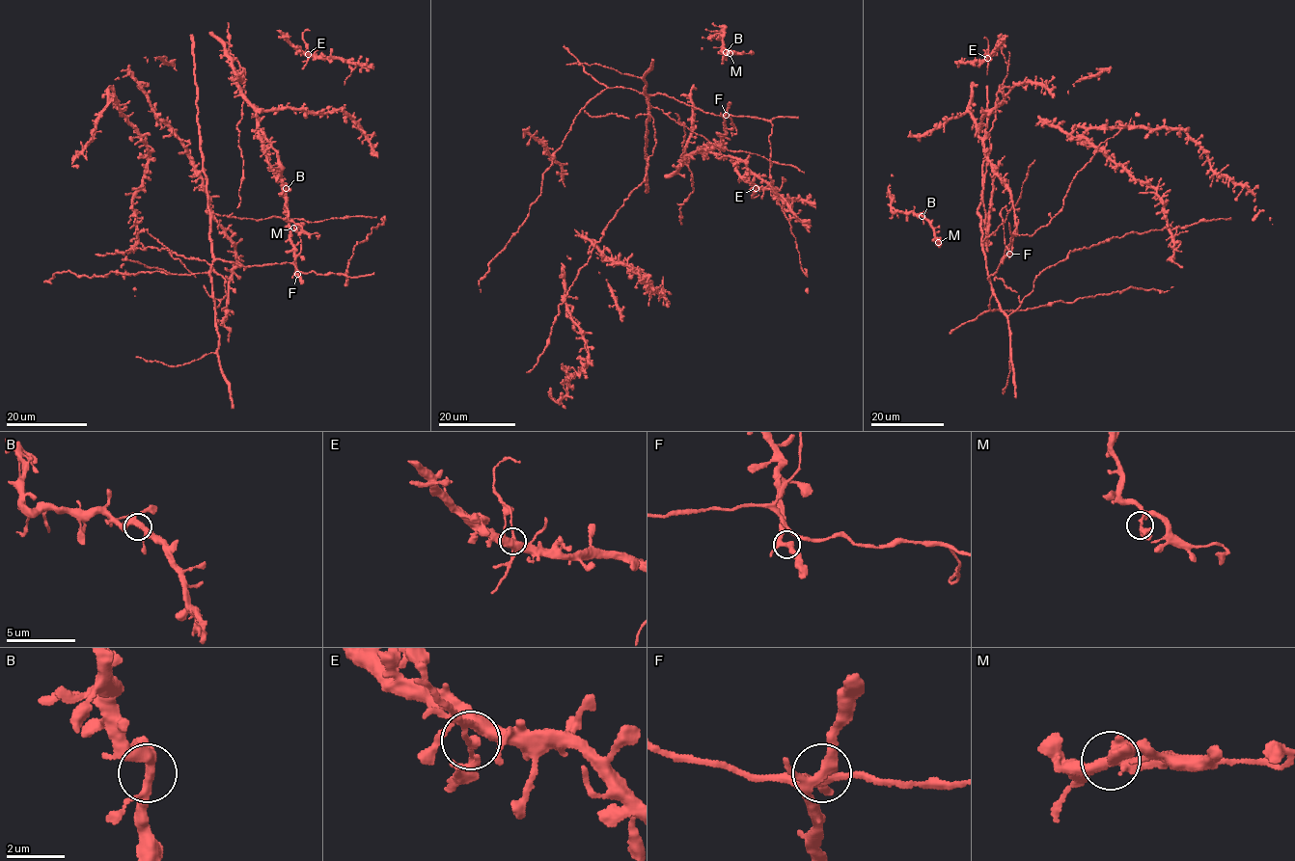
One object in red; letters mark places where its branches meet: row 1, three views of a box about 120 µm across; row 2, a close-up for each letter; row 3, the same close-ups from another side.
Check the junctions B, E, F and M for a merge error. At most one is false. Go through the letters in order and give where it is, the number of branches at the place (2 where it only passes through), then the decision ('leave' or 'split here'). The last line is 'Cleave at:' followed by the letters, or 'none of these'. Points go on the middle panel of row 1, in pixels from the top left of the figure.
B: place (726, 52); branches 4; leave
E: place (756, 188); branches 4; leave
F: place (726, 115); branches 4; leave
M: place (730, 53); branches 3; leave
Cleave at: none of these

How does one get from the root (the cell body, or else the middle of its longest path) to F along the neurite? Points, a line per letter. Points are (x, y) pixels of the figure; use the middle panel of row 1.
F: (599, 241), (624, 201), (644, 181), (655, 145), (653, 120), (645, 93), (665, 94), (704, 112), (725, 115)

